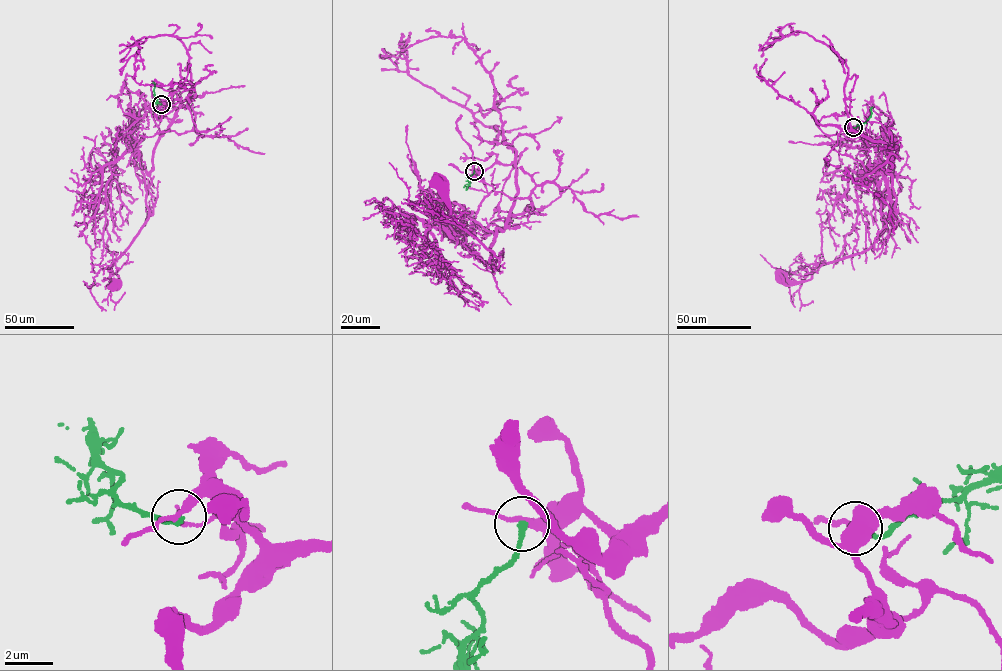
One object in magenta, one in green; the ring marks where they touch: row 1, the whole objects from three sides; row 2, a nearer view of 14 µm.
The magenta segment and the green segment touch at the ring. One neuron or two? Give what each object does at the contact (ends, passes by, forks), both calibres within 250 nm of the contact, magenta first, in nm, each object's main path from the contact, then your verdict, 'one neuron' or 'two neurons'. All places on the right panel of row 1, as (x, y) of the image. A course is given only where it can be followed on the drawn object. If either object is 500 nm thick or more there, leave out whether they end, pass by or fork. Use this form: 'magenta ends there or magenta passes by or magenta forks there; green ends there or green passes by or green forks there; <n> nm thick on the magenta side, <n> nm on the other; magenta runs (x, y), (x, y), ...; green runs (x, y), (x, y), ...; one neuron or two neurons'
magenta passes by; green ends there; 240 nm thick on the magenta side, 280 nm on the other; magenta runs (853, 127), (868, 145), (895, 139), (884, 169), (886, 225), (869, 248), (822, 264), (810, 280), (782, 278); green runs (853, 127), (865, 122), (872, 107); two neurons

